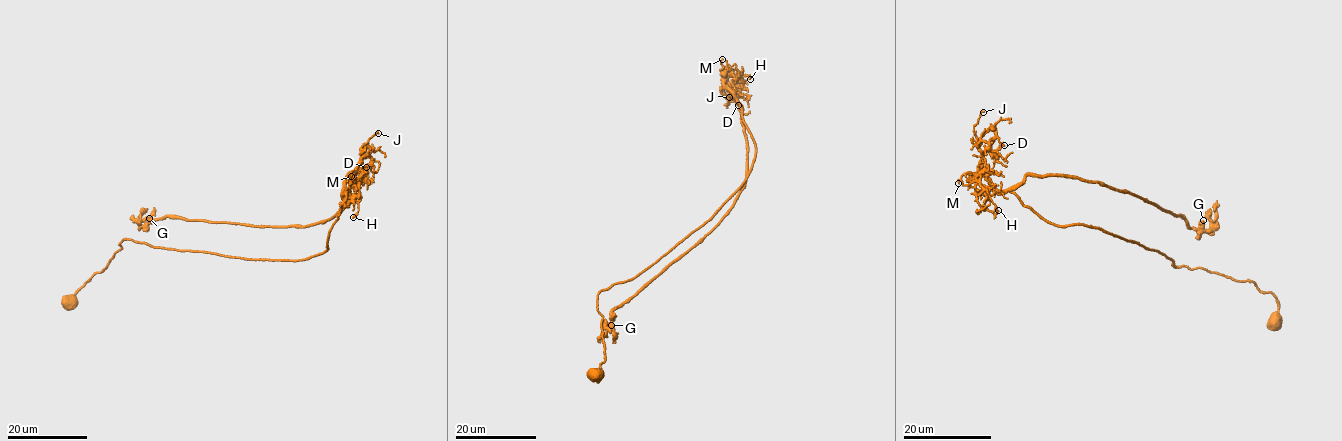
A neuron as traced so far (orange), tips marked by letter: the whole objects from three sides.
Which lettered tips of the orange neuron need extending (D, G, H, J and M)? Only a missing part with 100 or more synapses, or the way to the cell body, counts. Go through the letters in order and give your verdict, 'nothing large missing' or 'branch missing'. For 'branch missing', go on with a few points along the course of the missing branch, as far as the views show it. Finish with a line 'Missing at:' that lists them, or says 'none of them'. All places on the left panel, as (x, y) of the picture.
D: nothing large missing
G: nothing large missing
H: nothing large missing
J: nothing large missing
M: nothing large missing
Missing at: none of them

